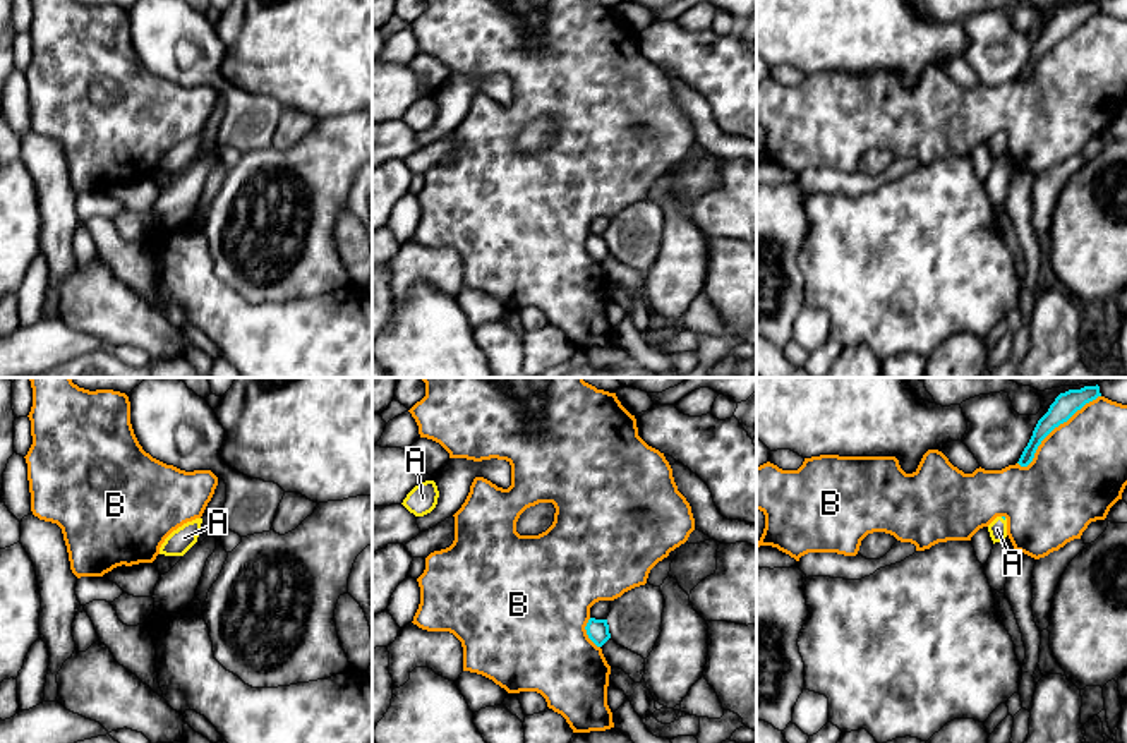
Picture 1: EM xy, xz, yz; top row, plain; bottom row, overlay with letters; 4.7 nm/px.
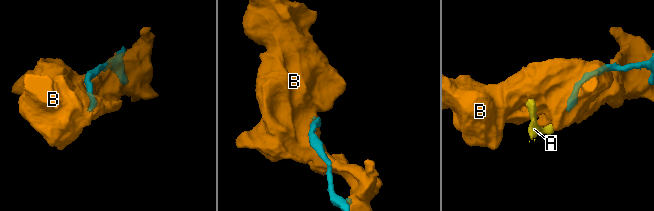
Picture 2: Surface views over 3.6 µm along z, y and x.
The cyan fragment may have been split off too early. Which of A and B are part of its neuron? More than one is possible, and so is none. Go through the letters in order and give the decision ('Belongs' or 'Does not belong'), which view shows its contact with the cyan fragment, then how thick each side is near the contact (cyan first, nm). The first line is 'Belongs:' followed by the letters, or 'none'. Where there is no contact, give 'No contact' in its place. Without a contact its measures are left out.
Belongs: A
A: Belongs. No contact
B: Does not belong. Touches cyan in yz. Thickness 110 nm (cyan) against 440 nm

